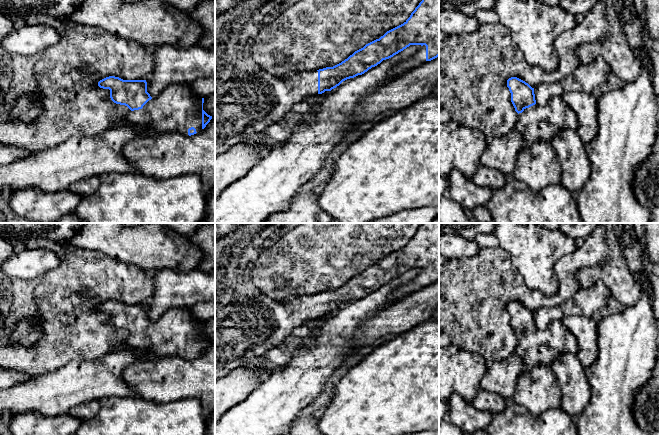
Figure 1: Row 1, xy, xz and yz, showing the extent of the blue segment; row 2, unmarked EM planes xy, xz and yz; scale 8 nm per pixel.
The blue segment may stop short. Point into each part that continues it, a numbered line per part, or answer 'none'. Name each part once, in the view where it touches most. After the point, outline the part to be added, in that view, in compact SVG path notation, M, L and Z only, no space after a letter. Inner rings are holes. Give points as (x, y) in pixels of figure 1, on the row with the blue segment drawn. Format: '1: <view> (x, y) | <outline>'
1: xy (176, 109) | M189 84L167 86L142 109L130 111L123 124L141 129L143 137L169 132L188 135L191 127L199 133L202 131L202 97L193 93Z

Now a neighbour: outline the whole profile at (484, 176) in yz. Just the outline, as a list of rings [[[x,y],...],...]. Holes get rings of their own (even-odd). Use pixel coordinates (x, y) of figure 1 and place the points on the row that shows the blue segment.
[[[480,165],[471,181],[476,185],[493,189],[502,188],[505,185],[505,175],[495,169]]]

